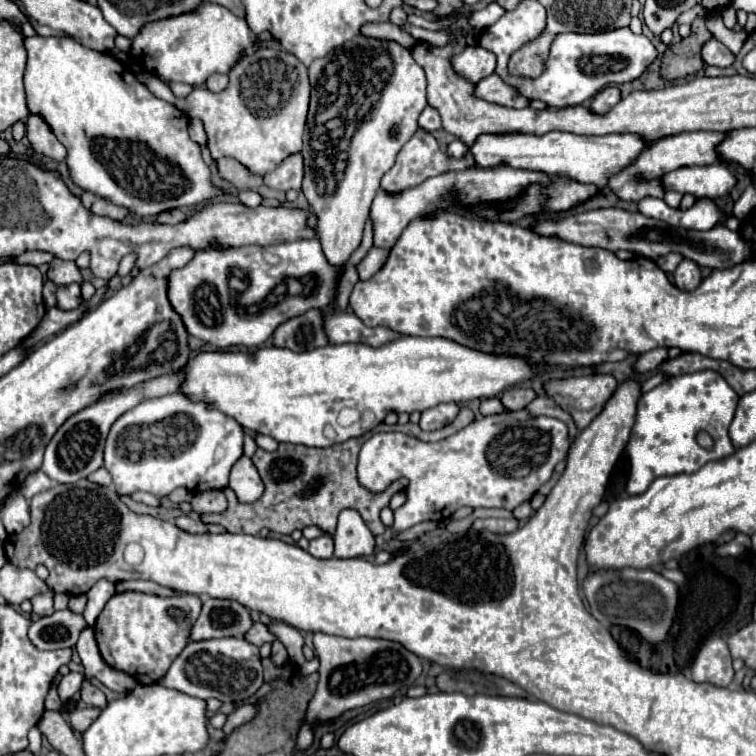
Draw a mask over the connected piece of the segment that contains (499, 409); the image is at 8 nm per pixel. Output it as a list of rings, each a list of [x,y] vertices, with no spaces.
[[[490,397],[490,399],[482,399],[480,403],[480,413],[482,415],[494,415],[494,413],[506,413],[508,409],[504,407],[504,403],[500,401],[500,397]]]

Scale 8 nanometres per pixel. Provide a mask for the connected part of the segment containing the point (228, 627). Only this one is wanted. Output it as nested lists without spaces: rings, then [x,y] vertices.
[[[206,599],[202,613],[192,627],[190,641],[202,639],[220,639],[220,637],[244,637],[246,631],[254,625],[250,609],[238,601],[226,599]]]

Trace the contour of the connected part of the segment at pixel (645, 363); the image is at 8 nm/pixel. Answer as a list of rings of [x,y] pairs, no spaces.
[[[658,347],[658,349],[652,349],[652,351],[648,351],[648,353],[638,357],[636,369],[638,371],[652,371],[652,369],[656,369],[656,365],[660,365],[666,359],[668,359],[668,349],[666,347]]]

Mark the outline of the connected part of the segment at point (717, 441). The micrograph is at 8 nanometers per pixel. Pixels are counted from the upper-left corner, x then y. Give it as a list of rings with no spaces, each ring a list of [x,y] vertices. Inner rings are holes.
[[[698,371],[688,375],[670,377],[652,391],[644,393],[638,401],[638,415],[634,435],[630,435],[626,455],[630,461],[630,477],[626,491],[640,495],[648,489],[652,479],[678,473],[696,473],[706,461],[730,457],[734,445],[728,437],[728,427],[736,413],[738,395],[716,371]],[[698,431],[706,431],[714,439],[714,449],[706,451],[696,443]]]

